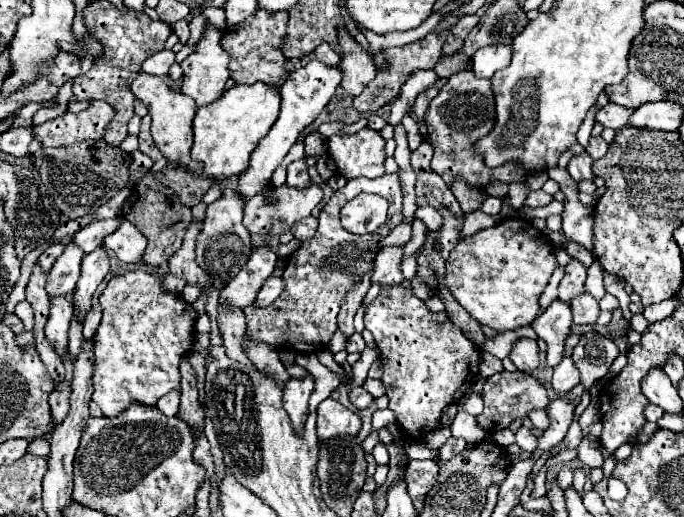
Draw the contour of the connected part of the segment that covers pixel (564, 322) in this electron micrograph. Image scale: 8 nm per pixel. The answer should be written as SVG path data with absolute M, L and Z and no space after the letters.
M561 300L551 302L547 310L543 310L531 324L539 338L547 342L547 366L555 368L565 354L565 340L571 332L573 316L571 308L565 308Z

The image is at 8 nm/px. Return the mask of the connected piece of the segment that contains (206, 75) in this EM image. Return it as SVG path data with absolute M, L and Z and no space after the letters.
M209 26L197 44L197 52L181 62L181 92L193 98L199 108L215 102L225 92L229 54L221 48L221 36L215 26Z

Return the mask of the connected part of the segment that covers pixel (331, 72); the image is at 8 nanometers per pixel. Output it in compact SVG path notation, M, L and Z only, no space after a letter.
M309 60L305 66L293 70L285 84L281 86L281 112L273 128L269 130L269 136L261 140L257 146L257 152L253 152L253 160L249 162L249 168L239 176L239 192L249 198L261 192L263 186L269 184L273 170L281 164L289 148L299 140L301 132L319 116L319 112L327 106L331 96L335 94L335 88L341 82L341 68L339 66L325 66L319 60Z

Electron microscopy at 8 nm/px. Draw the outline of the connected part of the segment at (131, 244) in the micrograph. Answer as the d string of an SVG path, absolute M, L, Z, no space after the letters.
M123 220L121 230L113 232L113 236L107 236L103 240L103 246L113 250L121 262L143 264L143 252L147 246L147 238L143 236L143 232L139 228L135 228L127 220Z

